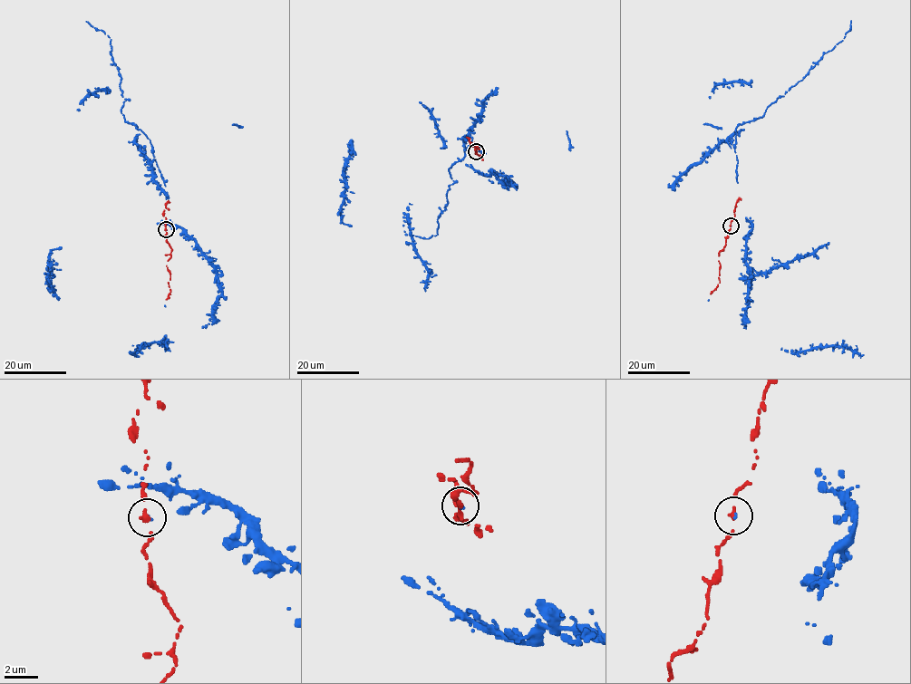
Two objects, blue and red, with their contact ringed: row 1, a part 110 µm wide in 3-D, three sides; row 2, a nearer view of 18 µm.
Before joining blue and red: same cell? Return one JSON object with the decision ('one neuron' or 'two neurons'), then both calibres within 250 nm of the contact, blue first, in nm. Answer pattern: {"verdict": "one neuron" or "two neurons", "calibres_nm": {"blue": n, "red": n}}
{"verdict": "one neuron", "calibres_nm": {"blue": 110, "red": 200}}

